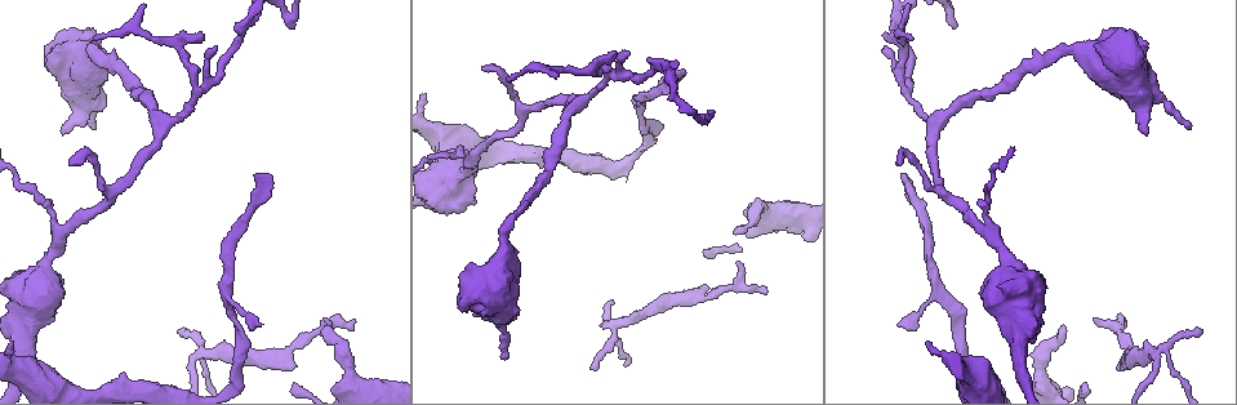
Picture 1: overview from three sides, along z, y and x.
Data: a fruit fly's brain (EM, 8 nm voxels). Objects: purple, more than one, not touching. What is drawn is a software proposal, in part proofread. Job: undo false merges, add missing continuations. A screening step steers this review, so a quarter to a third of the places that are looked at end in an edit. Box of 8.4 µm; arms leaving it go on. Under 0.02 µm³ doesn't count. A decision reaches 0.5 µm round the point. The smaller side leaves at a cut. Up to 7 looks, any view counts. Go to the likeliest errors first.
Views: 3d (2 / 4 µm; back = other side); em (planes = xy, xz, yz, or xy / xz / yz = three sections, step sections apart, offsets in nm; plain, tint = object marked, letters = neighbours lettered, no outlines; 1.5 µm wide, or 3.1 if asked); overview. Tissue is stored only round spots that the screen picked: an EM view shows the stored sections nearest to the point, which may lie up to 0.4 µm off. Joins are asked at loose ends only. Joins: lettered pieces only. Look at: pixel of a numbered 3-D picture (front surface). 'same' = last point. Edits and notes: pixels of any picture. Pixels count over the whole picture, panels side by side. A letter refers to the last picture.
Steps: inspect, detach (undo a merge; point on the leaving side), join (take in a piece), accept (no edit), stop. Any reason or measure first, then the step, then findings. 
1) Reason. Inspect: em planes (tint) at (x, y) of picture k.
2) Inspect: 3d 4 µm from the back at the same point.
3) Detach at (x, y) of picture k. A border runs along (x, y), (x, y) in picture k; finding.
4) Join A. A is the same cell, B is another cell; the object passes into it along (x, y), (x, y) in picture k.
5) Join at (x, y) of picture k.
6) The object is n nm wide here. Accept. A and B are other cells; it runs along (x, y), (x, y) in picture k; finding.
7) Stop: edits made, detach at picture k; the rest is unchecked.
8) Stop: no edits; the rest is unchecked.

Long arm stops here. Inspect: em yz step 8 (letters) at (905, 182) of picture 1.

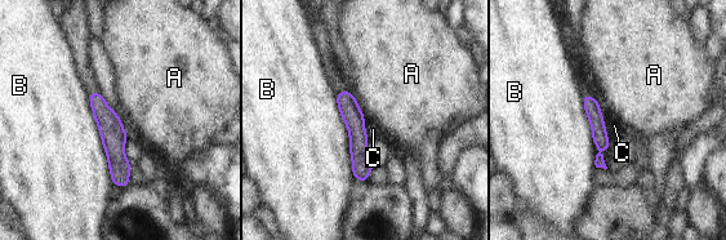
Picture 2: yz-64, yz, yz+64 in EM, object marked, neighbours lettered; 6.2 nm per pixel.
Another direction. Inspect: em planes (letters) at the same point.

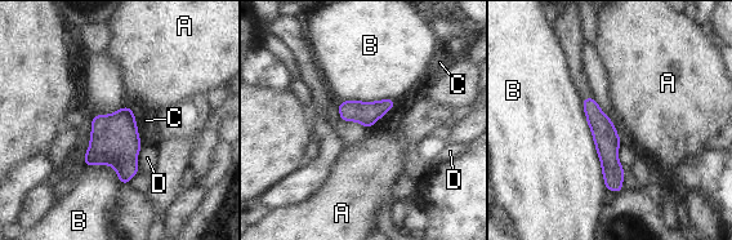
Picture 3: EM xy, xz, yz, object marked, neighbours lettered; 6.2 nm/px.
The object is 150 nm wide here. Accept. A, B, C and D are other cells; it runs along (587, 101), (607, 141), (616, 189) in picture 3; no lettered piece goes on from it.

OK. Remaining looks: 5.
Three-way junction. Inspect: em planes (letters) at (198, 92) of picture 1.

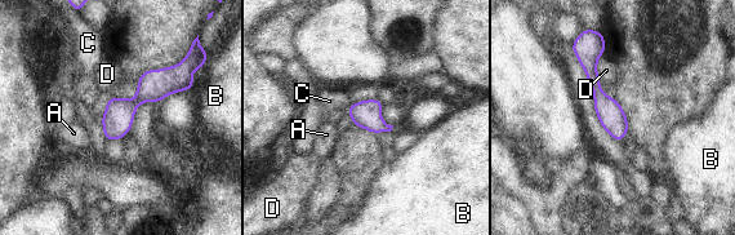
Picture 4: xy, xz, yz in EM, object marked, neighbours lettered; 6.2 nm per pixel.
The object is 160 nm wide here. Accept. A, B, C and D are other cells; a border runs along (351, 103), (347, 111) in picture 4; continuous, no second neuron.

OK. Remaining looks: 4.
Three-way junction. Inspect: em planes (letters) at (203, 355) of picture 1.

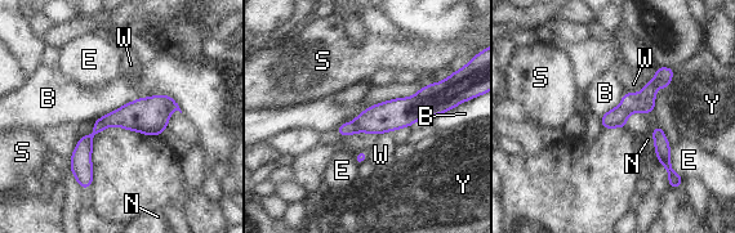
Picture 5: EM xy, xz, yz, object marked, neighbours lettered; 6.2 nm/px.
Detach at (617, 117) of picture 5. B, E, N, S, W and Y are other cells; a border runs along (619, 106), (628, 113) in picture 5; two neurons meet here.

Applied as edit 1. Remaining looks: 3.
Stop: edits made, detach at picture 5; the rest is unchecked.

